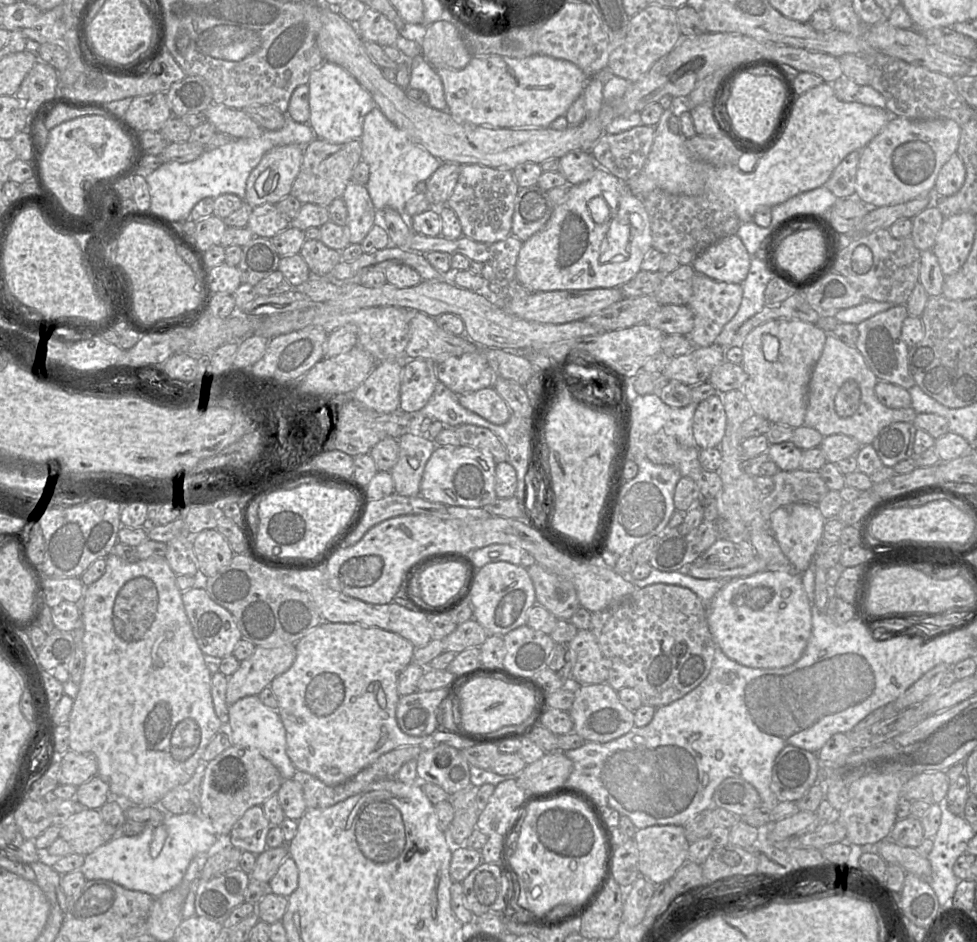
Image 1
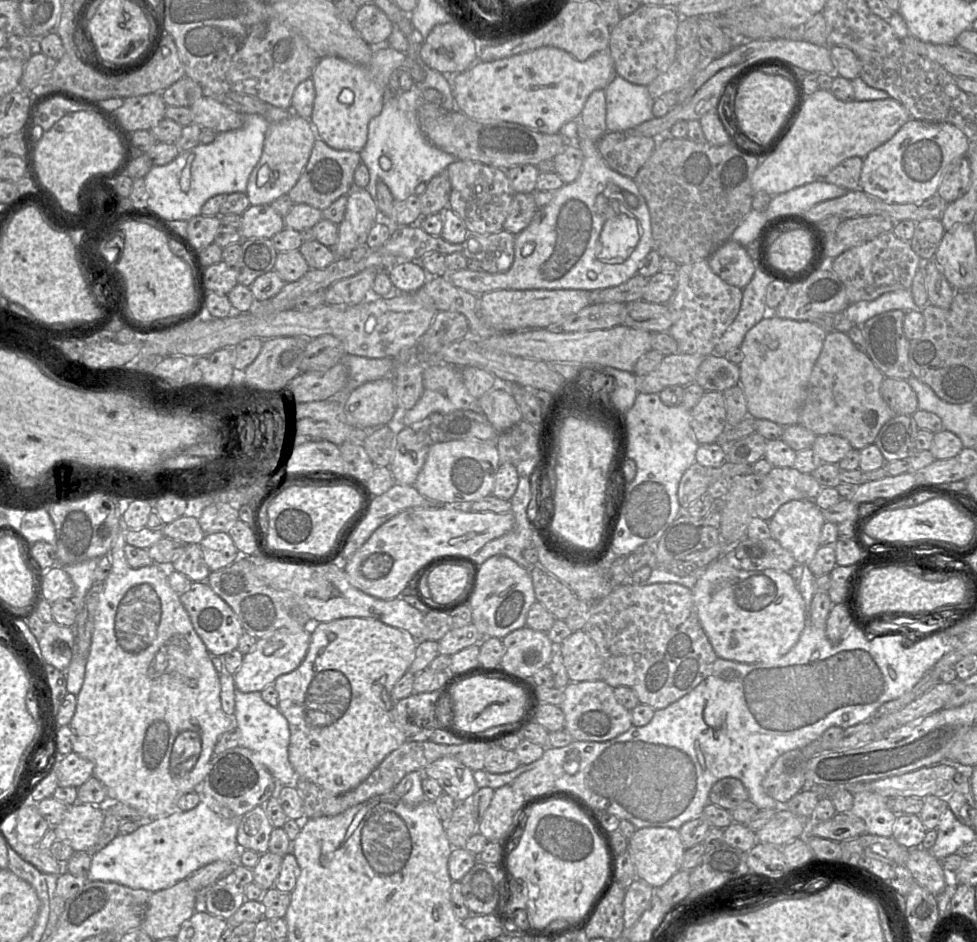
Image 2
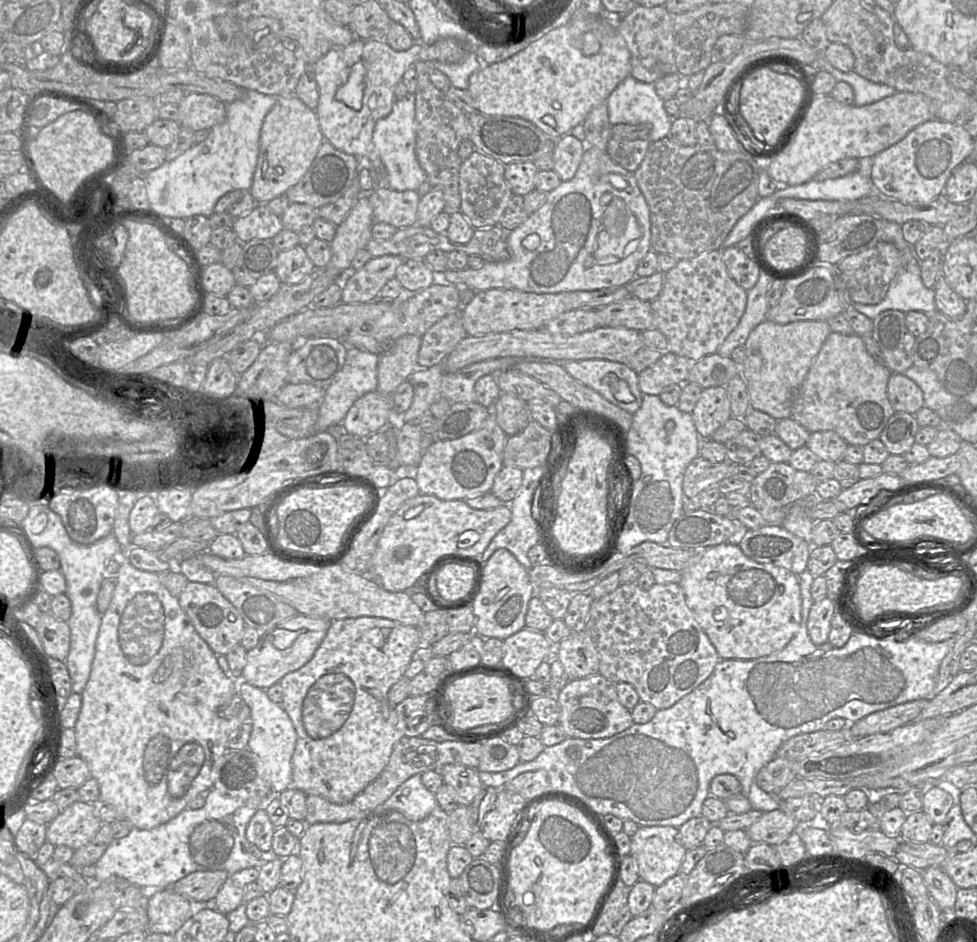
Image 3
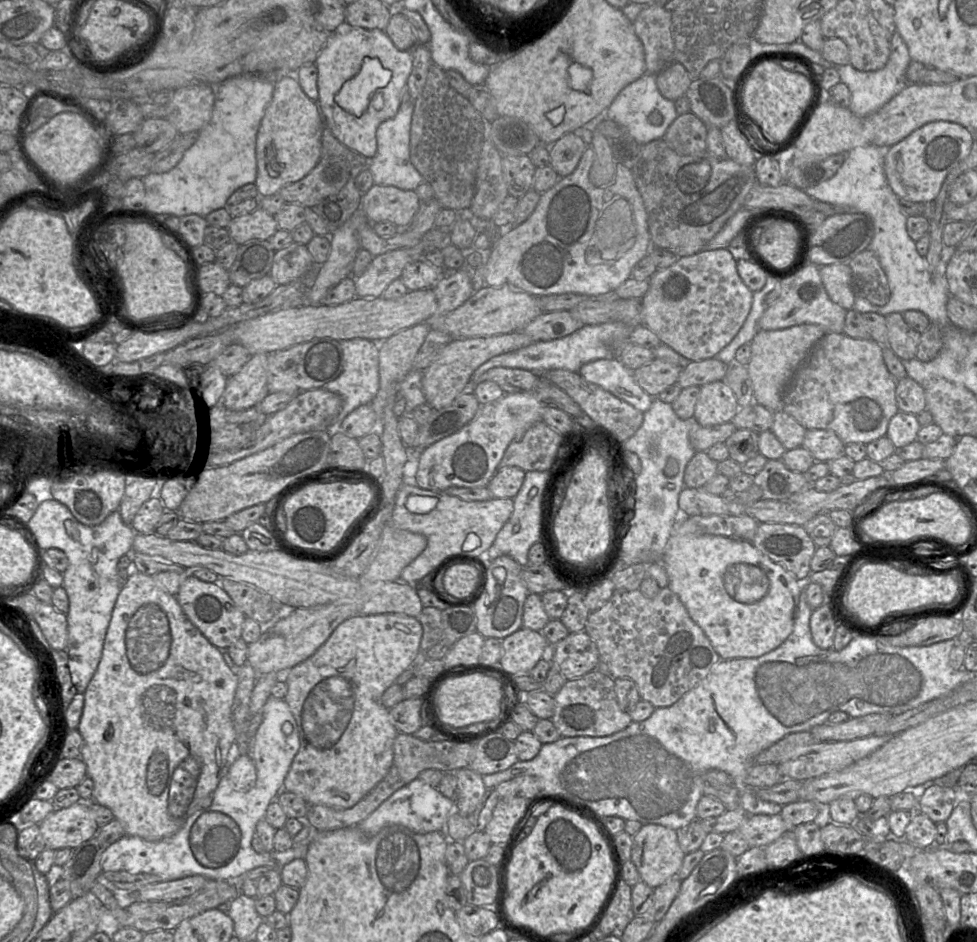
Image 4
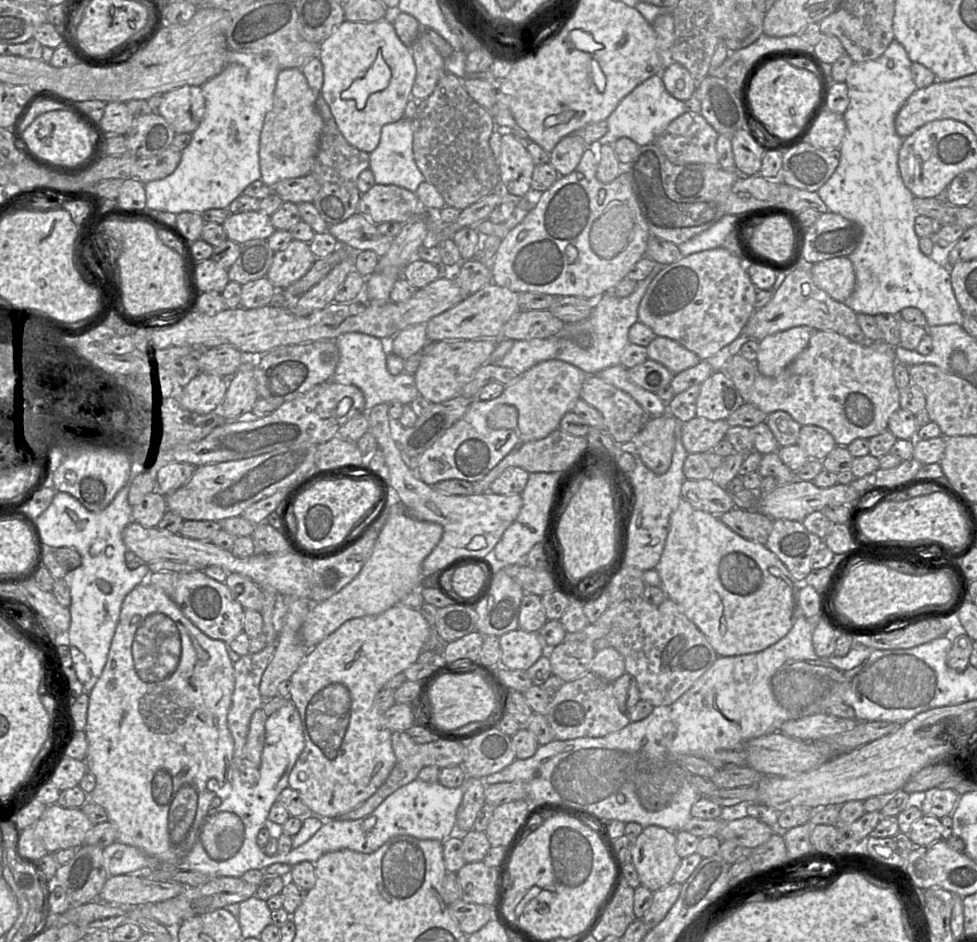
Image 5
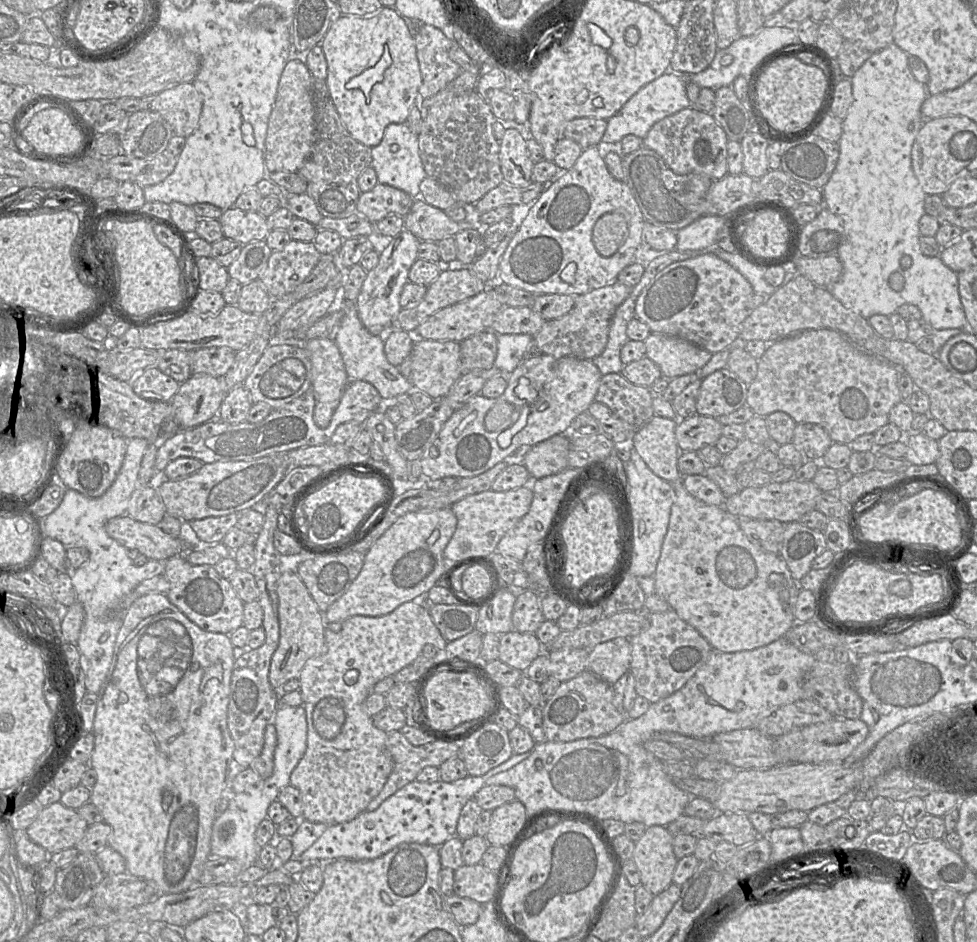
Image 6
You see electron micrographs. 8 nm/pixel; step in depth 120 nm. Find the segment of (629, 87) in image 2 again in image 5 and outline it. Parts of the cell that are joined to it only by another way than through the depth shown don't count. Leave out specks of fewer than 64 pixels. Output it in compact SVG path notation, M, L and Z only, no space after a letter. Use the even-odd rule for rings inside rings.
M655 74L628 93L606 119L607 133L599 139L601 145L613 145L619 138L629 138L639 147L654 143L667 126L686 112L685 101L674 98L666 90L661 74Z

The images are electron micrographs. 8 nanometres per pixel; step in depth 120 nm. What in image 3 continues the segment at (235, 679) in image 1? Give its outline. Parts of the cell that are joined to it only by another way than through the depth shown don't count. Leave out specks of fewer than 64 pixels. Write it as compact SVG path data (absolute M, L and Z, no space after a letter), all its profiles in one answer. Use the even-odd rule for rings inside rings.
M297 614L265 632L256 647L247 651L241 680L255 687L268 689L288 673L294 672L311 660L325 638L332 621Z

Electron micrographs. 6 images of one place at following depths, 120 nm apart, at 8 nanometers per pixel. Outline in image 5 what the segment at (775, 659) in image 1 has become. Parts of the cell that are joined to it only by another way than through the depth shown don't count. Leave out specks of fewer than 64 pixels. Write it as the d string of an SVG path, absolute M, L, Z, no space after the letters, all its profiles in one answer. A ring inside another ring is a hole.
M681 499L670 519L670 529L663 553L655 568L660 576L661 588L667 598L675 601L687 618L706 636L718 657L741 656L761 652L780 641L792 628L799 616L799 583L793 578L785 565L765 545L746 540L723 524L718 516L695 509Z

